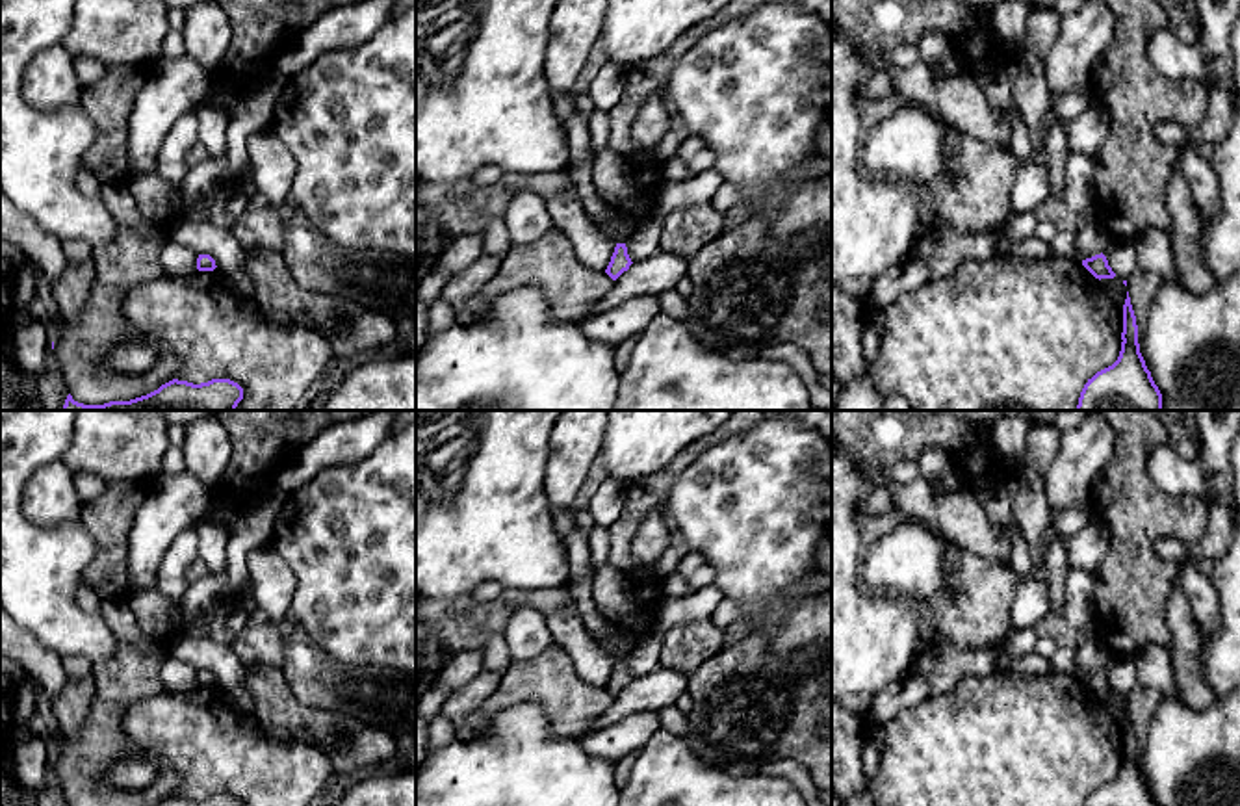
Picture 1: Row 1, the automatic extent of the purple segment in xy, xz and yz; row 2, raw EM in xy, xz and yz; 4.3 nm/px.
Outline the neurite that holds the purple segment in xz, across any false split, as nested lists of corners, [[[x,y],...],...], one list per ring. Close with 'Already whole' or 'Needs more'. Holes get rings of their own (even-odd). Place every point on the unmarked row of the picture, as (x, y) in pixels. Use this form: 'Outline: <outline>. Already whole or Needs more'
Outline: [[[616,659],[614,669],[613,669],[613,672],[611,672],[611,678],[609,678],[605,689],[607,689],[613,696],[616,696],[624,687],[629,685],[631,680],[633,680],[633,678],[631,678],[631,674],[629,674],[629,670],[627,670],[626,659]]]. Already whole

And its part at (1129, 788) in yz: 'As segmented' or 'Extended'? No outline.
As segmented

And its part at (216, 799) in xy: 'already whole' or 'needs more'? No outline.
already whole

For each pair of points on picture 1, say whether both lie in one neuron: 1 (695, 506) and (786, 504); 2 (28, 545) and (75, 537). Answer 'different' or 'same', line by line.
1: same
2: same

